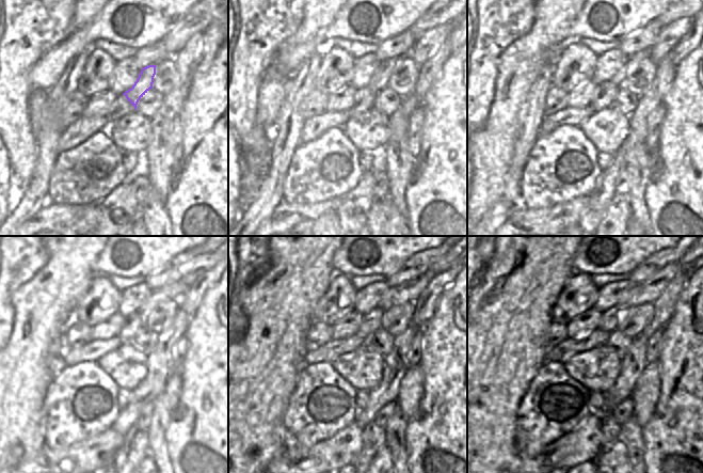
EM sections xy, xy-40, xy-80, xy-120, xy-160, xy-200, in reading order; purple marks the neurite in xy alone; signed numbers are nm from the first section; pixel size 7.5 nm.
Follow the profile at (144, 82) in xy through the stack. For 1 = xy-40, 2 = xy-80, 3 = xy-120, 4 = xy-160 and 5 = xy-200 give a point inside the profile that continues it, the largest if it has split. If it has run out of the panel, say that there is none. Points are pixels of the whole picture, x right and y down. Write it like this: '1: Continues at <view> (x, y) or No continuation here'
1: Continues at xy-40 (380, 80)
2: Continues at xy-80 (622, 74)
3: Continues at xy-120 (173, 292)
4: Continues at xy-160 (409, 292)
5: Continues at xy-200 (649, 290).

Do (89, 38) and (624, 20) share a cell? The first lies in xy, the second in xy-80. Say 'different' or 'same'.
same

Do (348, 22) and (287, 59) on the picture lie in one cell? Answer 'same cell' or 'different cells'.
same cell

